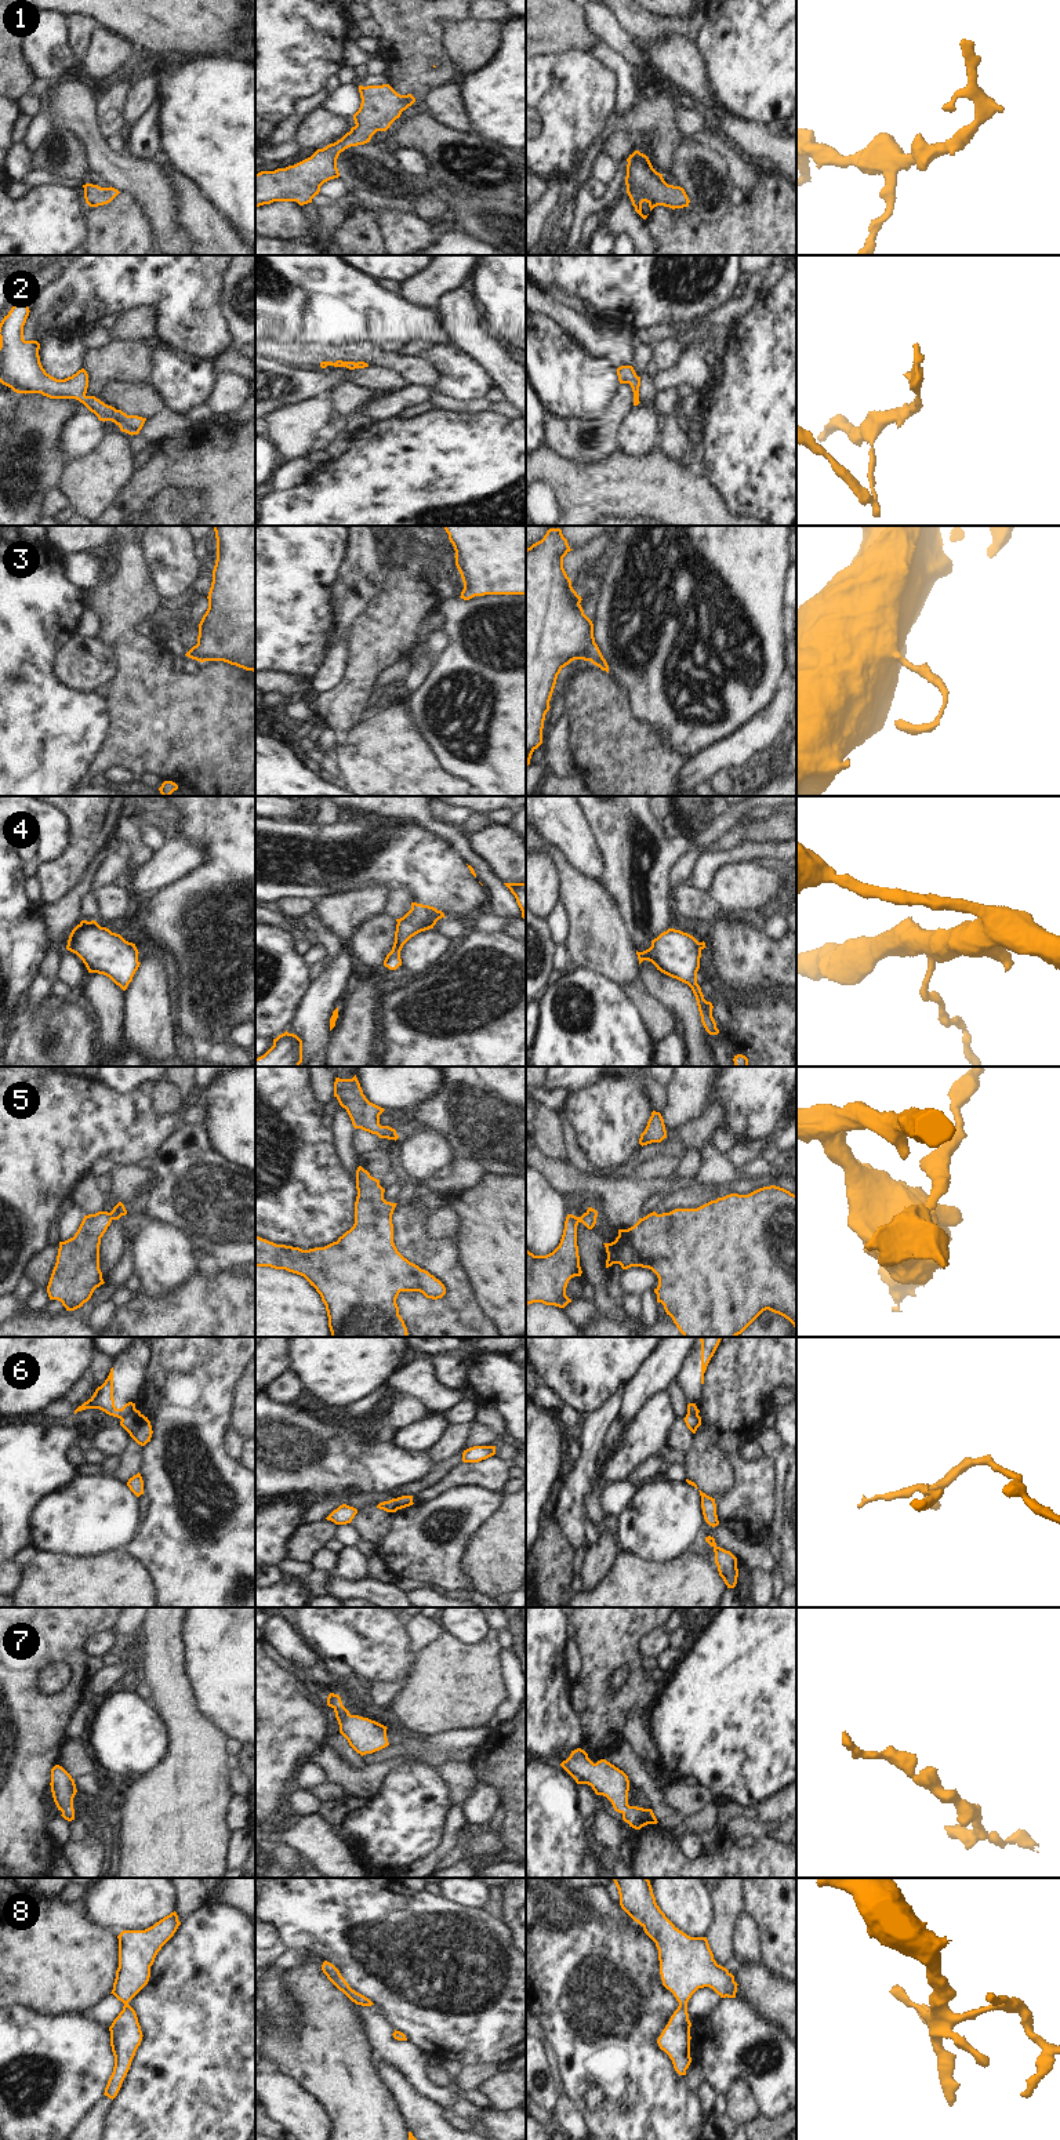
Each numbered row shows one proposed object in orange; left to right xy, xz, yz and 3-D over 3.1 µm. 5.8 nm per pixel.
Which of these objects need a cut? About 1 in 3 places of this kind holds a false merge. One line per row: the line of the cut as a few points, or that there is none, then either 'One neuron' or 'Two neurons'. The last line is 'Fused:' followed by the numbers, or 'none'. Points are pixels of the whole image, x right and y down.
1: No split. One neuron
2: No split. One neuron
3: No split. One neuron
4: No split. One neuron
5: No split. One neuron
6: Split along xy (135, 1409), (120, 1419). Two neurons
7: No split. One neuron
8: No split. One neuron
Fused: 6

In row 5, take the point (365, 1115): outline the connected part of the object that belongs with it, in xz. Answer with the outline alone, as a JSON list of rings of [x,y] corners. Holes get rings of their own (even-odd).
[[[356,1075],[352,1079],[335,1078],[334,1097],[346,1109],[355,1129],[377,1134],[380,1138],[399,1138],[395,1129],[380,1125],[380,1115],[385,1109],[366,1098]]]

